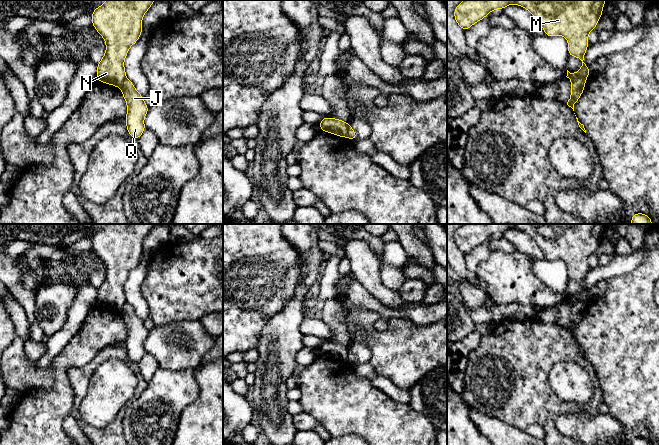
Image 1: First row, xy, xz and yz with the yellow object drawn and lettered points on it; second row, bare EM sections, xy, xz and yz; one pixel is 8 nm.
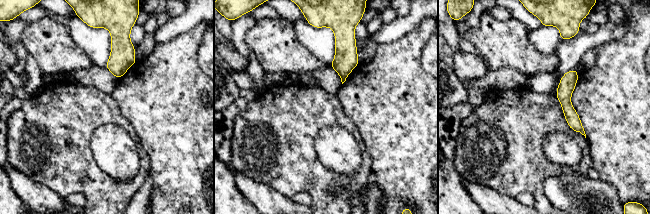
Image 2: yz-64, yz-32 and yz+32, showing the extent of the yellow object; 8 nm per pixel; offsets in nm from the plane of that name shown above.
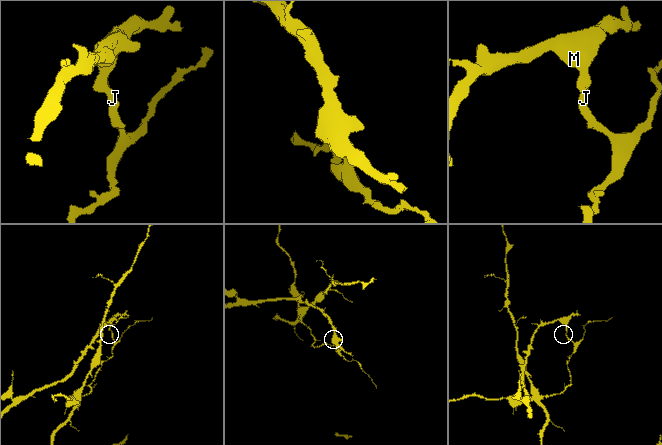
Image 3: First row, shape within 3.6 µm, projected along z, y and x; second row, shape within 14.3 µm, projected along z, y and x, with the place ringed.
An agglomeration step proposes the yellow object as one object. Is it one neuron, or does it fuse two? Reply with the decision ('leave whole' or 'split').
split

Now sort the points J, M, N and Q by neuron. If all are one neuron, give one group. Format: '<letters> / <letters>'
J Q / M N

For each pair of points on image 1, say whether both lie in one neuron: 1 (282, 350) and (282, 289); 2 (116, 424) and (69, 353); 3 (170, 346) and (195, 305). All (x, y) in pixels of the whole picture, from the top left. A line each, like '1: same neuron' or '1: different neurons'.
1: different neurons
2: different neurons
3: different neurons

